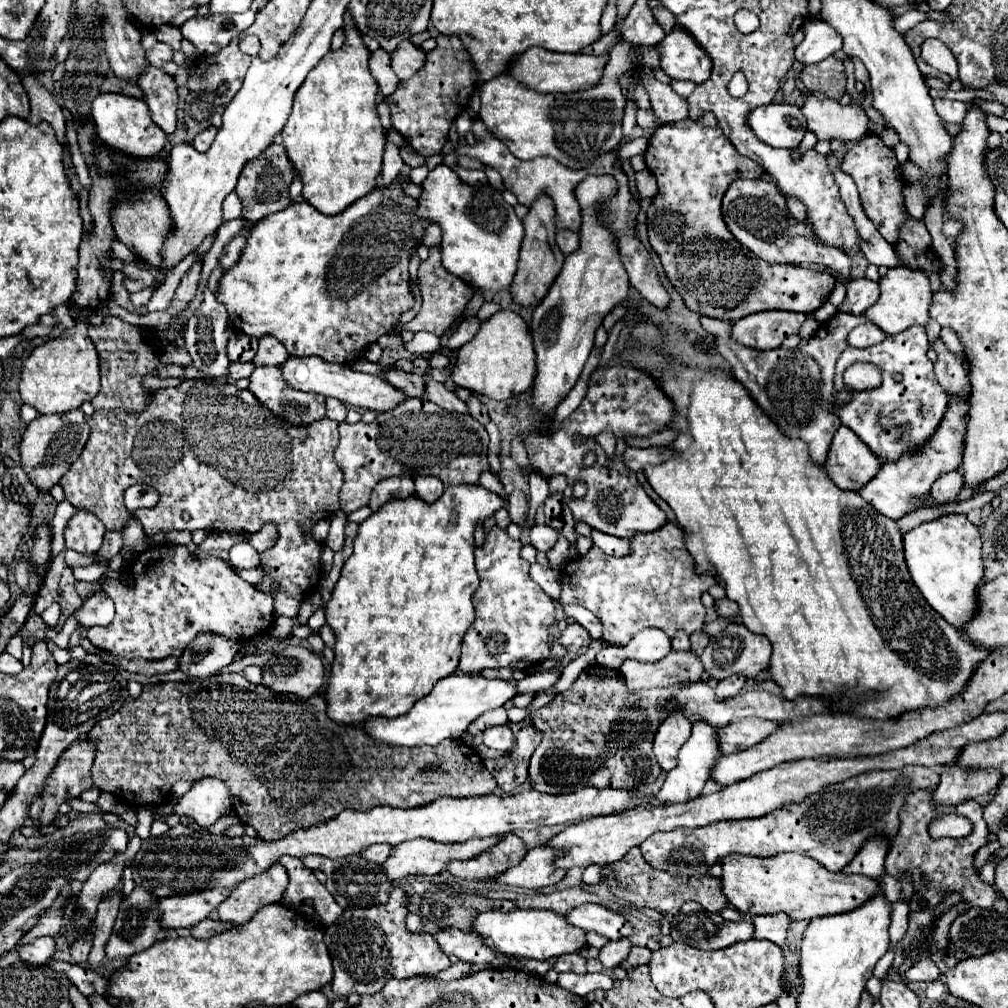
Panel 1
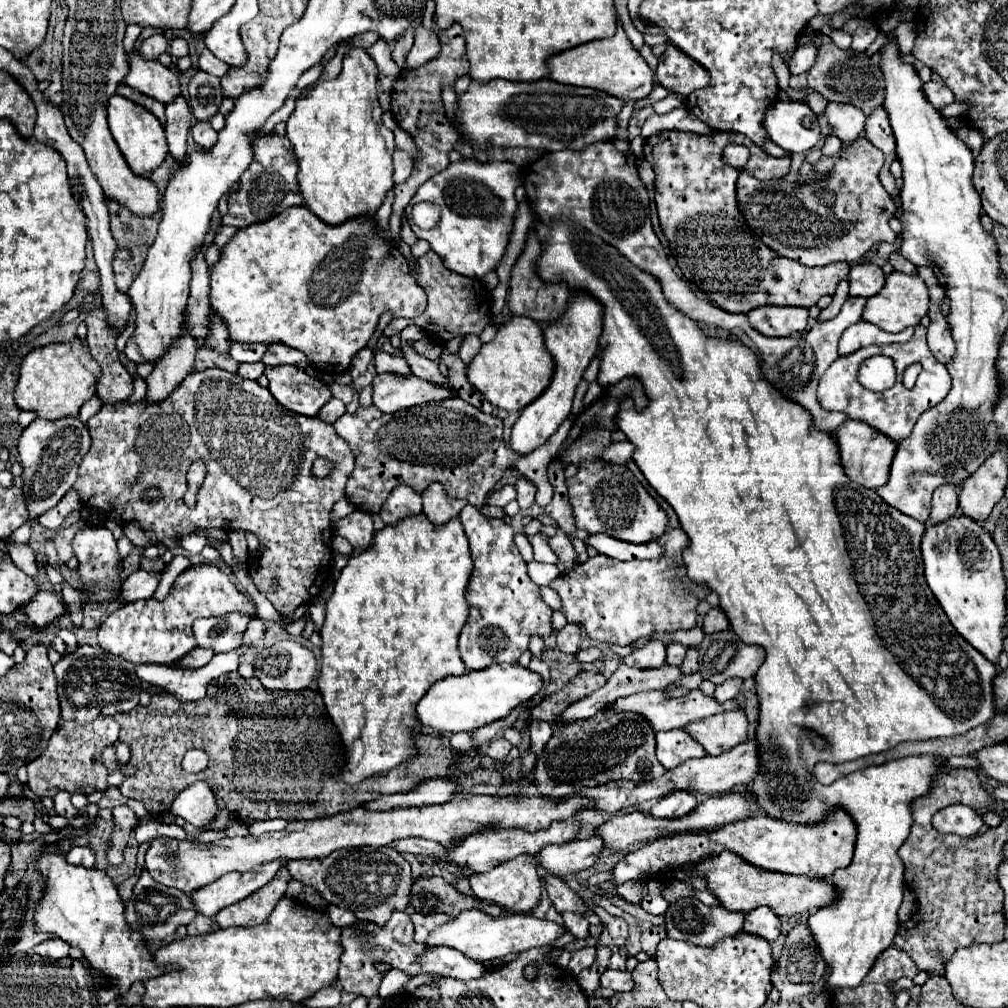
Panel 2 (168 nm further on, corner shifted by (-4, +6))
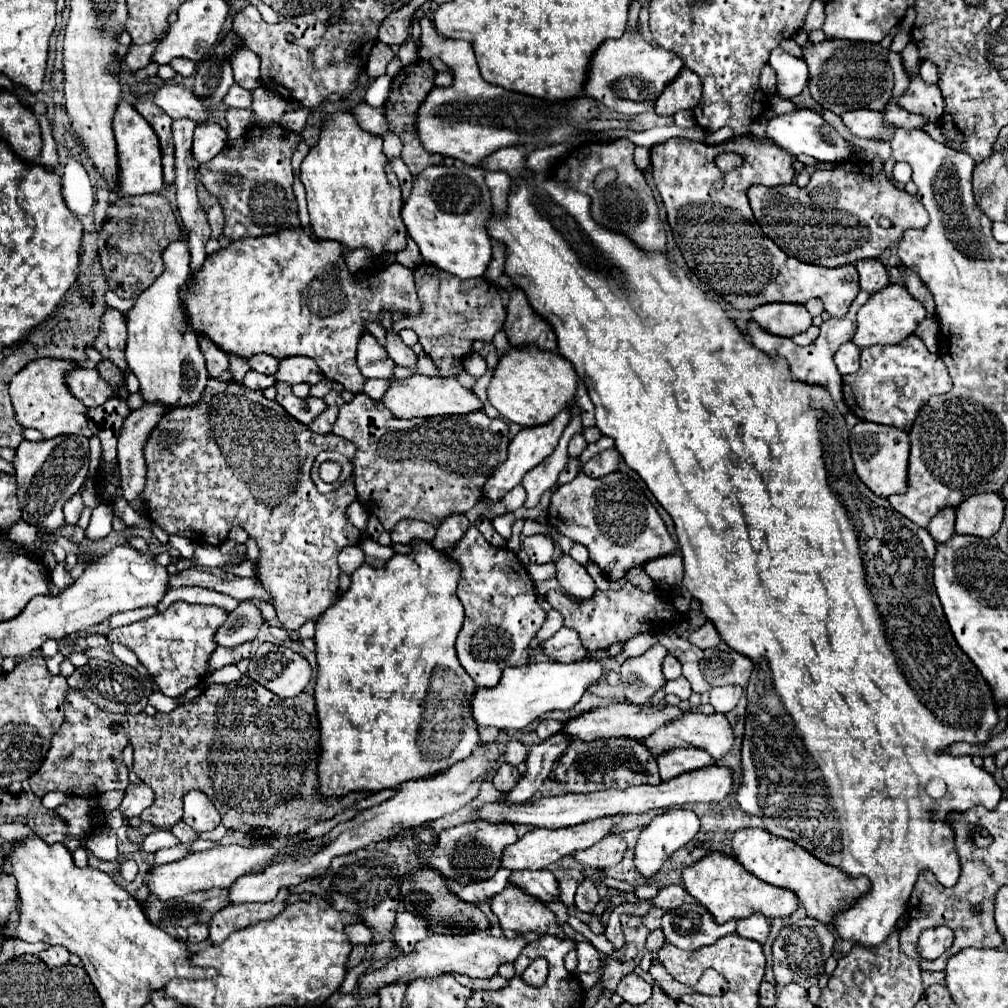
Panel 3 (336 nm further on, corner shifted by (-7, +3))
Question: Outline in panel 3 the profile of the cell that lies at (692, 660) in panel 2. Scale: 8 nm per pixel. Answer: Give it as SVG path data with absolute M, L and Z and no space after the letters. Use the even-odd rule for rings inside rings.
M680 676L680 678L676 678L676 680L666 682L664 692L666 692L666 694L676 694L676 696L680 696L682 700L688 700L688 696L692 694L692 688L690 688L690 682L688 682L684 676Z

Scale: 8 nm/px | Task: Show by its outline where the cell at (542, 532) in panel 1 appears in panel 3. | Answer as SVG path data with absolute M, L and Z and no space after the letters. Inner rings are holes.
M560 554L560 558L556 560L556 580L564 590L578 598L590 598L596 590L594 580L586 572L586 568L578 564L570 554Z

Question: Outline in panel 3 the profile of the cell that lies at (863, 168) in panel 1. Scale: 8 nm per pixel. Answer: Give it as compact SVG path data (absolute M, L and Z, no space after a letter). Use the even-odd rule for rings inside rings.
M878 156L864 164L864 162L854 162L846 160L842 164L836 164L830 170L816 170L808 182L808 186L800 188L798 184L788 184L788 186L750 186L748 188L748 200L754 212L756 222L760 224L762 232L788 256L798 258L808 264L816 266L826 266L826 268L836 268L836 266L846 266L846 264L856 264L856 260L870 260L870 258L880 258L884 250L894 246L900 238L902 232L908 228L924 228L929 222L929 216L924 206L904 190L898 190L888 176L882 170L882 160ZM886 216L892 220L892 230L882 230L878 226L878 218Z

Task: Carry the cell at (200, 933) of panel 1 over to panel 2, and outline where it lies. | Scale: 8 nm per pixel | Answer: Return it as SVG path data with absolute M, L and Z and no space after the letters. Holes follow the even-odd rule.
M201 913L187 925L187 933L189 935L205 935L205 933L209 933L211 931L211 925L213 925L213 921L209 919L209 917L203 917Z

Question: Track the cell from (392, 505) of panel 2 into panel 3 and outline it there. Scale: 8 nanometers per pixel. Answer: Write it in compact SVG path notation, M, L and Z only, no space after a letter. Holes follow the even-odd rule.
M402 520L396 524L392 532L392 542L398 544L410 544L412 540L432 540L436 534L436 528L432 524L426 524L424 520Z

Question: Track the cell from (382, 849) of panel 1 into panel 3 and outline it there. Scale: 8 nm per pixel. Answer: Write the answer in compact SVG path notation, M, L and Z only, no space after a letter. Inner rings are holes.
M500 868L494 878L490 880L478 880L478 882L470 882L470 884L458 884L454 880L448 880L446 886L458 894L458 898L466 900L466 902L476 902L476 900L490 900L490 896L498 894L504 890L504 886L508 884L508 876L512 872L508 872L506 868Z

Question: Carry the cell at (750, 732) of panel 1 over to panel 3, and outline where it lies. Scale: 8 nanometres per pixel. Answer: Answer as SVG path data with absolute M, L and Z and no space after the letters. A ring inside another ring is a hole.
M690 710L686 716L682 718L676 718L672 720L670 724L658 728L654 732L654 736L648 736L644 740L644 744L652 750L652 754L660 754L664 750L670 750L670 748L700 748L700 750L706 750L714 760L720 760L722 756L726 756L732 746L734 746L734 728L732 724L728 722L726 714L712 714L712 716L706 716L698 710Z

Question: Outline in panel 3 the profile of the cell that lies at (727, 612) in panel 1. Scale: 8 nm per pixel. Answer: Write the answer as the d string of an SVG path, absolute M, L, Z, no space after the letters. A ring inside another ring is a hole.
M706 622L706 624L700 626L698 630L694 630L688 640L690 640L694 646L702 648L702 650L706 650L706 648L716 648L718 642L720 642L718 630L716 630L714 624L710 624L710 622Z

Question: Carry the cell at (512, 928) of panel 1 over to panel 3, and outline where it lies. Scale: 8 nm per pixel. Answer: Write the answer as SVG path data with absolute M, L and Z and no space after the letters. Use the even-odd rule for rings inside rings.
M470 932L470 934L430 934L422 942L418 942L416 950L410 954L400 954L392 958L382 968L366 974L360 982L360 994L374 994L382 984L404 980L412 982L414 978L434 978L444 972L460 972L468 974L470 978L490 978L498 972L498 966L504 962L514 962L520 952L528 946L524 936L506 938L506 936L490 936L486 932Z

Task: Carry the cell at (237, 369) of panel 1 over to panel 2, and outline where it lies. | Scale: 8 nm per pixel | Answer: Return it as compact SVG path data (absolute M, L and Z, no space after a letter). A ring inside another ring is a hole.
M259 361L259 363L255 363L255 365L241 365L239 367L239 375L241 377L245 377L245 379L259 379L261 375L263 375L263 371L265 371L265 365Z

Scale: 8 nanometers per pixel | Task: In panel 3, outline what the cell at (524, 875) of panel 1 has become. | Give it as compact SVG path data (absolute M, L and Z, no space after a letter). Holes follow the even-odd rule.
M606 836L602 838L598 844L586 848L586 850L578 850L572 854L574 862L582 864L584 868L608 868L608 866L616 866L626 850L626 842L620 836Z

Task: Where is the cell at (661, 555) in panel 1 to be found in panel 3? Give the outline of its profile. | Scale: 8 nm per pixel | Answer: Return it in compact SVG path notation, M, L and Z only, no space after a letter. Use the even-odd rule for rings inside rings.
M626 582L624 588L620 590L606 590L606 592L596 590L590 600L580 600L578 604L560 590L550 590L546 594L546 600L552 604L554 610L558 610L564 616L564 626L574 628L580 634L584 648L592 652L604 650L618 642L626 642L638 634L646 632L660 634L668 630L674 622L684 618L668 598L660 596L660 588L644 592L630 582Z

